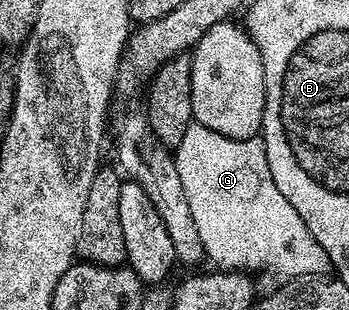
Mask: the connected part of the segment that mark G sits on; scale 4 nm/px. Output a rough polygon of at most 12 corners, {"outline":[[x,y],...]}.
{"outline":[[259,135],[174,149],[204,256],[276,286],[332,264]]}

